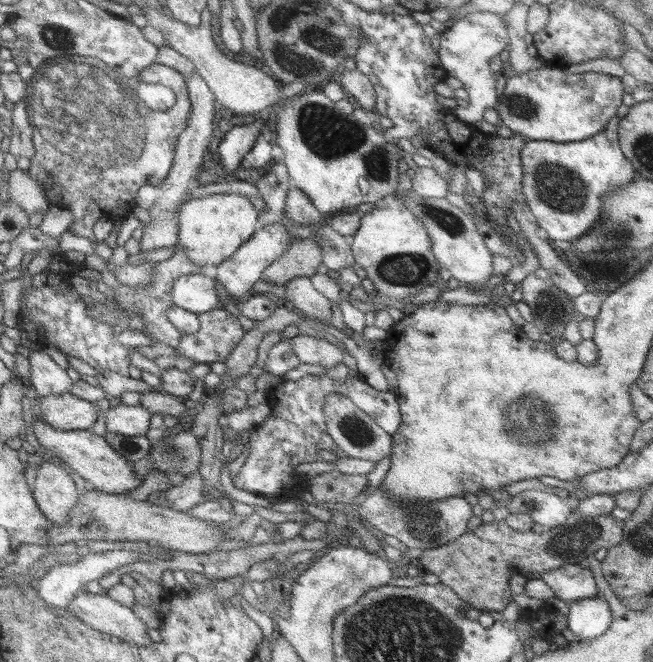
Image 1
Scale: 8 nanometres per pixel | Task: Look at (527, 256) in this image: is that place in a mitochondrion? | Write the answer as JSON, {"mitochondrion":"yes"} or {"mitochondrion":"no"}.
{"mitochondrion":"no"}

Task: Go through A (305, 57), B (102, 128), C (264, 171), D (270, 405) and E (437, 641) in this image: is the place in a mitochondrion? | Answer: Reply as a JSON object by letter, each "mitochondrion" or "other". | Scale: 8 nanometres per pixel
{"A":"mitochondrion","B":"mitochondrion","C":"other","D":"other","E":"mitochondrion"}

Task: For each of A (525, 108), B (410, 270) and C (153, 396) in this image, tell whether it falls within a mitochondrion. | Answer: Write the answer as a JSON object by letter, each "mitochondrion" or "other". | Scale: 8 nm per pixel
{"A":"mitochondrion","B":"mitochondrion","C":"other"}

